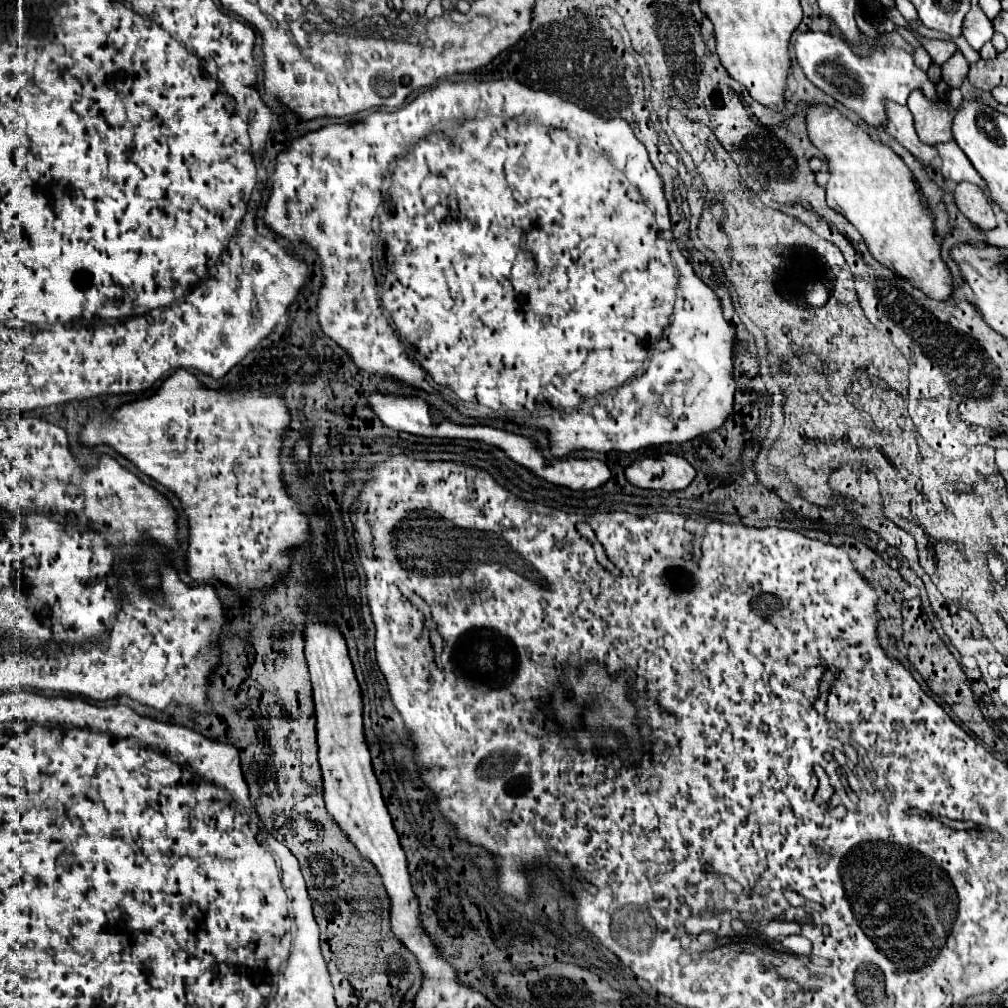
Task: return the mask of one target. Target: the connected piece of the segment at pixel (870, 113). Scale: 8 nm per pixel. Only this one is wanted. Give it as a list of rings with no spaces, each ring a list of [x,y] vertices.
[[[803,32],[795,40],[795,58],[809,82],[839,100],[849,110],[857,112],[869,126],[885,124],[883,98],[905,104],[911,90],[921,88],[929,100],[937,100],[935,84],[931,84],[927,74],[913,64],[913,56],[903,50],[875,48],[869,58],[859,58],[839,36],[825,32]]]

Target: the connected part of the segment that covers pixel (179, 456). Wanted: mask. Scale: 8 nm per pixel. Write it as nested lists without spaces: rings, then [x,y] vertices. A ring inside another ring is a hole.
[[[180,368],[171,374],[161,386],[159,390],[154,392],[150,397],[136,398],[129,404],[121,406],[113,416],[103,416],[101,420],[95,418],[91,422],[85,424],[83,432],[81,432],[81,442],[87,446],[95,446],[95,444],[111,444],[119,454],[123,454],[125,458],[129,458],[143,474],[147,474],[149,478],[157,480],[159,484],[163,484],[165,488],[169,488],[171,492],[175,492],[183,506],[189,510],[189,518],[191,518],[191,536],[189,536],[189,550],[187,550],[187,564],[189,564],[189,576],[193,580],[221,580],[233,588],[241,588],[241,592],[247,592],[251,588],[261,588],[267,584],[273,584],[275,574],[281,574],[289,568],[289,558],[287,558],[287,550],[293,548],[295,544],[307,542],[307,534],[309,534],[309,526],[307,526],[307,518],[301,514],[301,510],[297,508],[297,504],[285,494],[283,490],[283,482],[281,482],[281,466],[279,466],[279,448],[281,448],[281,432],[283,428],[289,424],[289,408],[283,400],[283,396],[278,393],[261,393],[259,391],[251,391],[246,395],[239,393],[219,394],[213,390],[207,390],[201,386],[201,382],[195,378],[195,374],[191,371]]]

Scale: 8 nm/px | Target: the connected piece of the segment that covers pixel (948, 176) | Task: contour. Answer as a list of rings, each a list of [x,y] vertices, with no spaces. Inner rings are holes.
[[[953,140],[935,144],[935,148],[941,156],[941,174],[945,180],[955,182],[955,184],[971,182],[971,184],[979,186],[987,198],[991,198],[985,180],[975,172],[975,168],[969,164],[969,160],[965,160],[965,154],[961,152],[961,148],[957,148],[957,144],[953,144]]]

